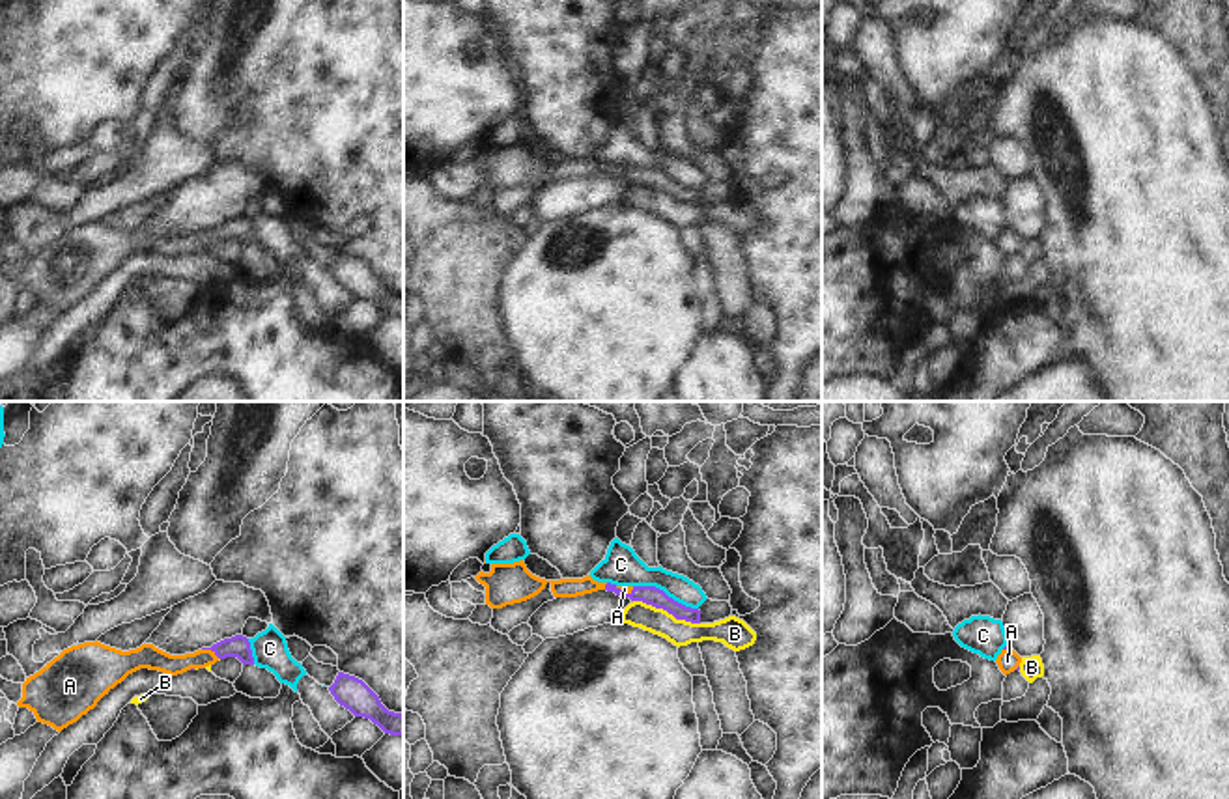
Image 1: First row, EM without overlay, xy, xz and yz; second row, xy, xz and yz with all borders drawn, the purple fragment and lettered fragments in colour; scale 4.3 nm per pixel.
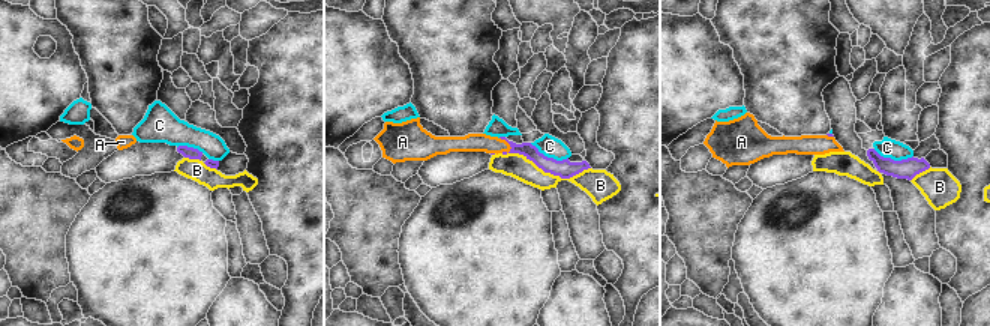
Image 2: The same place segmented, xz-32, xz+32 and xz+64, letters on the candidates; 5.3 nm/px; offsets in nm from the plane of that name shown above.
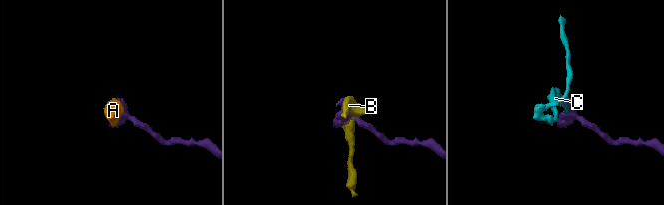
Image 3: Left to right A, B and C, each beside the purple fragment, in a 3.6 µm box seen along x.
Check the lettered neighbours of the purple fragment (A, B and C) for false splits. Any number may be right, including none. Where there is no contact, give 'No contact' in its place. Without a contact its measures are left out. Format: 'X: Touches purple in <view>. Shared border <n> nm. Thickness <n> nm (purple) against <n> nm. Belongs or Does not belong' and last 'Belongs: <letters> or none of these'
A: Touches purple in xy. Shared border 90 nm. Thickness 100 nm (purple) against 100 nm. Belongs
B: Touches purple in xz. Shared border 300 nm. Thickness 80 nm (purple) against 110 nm. Does not belong
C: Touches purple in xz. Shared border 300 nm. Thickness 80 nm (purple) against 160 nm. Does not belong
Belongs: A

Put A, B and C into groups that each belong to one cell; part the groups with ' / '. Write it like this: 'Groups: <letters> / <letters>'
Groups: A / B / C

